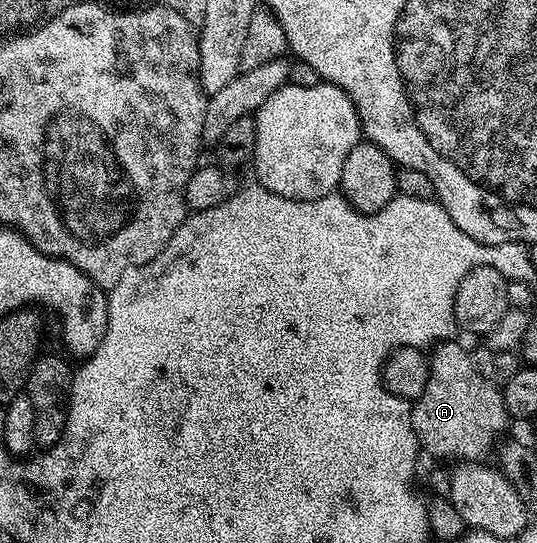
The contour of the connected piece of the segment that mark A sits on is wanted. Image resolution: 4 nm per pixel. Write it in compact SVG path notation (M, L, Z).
M455 339L445 340L431 349L426 390L422 390L422 394L412 404L412 425L421 449L425 453L429 452L430 455L437 456L440 459L437 461L480 462L487 457L484 455L492 447L492 451L497 447L498 441L505 435L504 427L510 424L510 417L504 405L503 391L486 378L482 378L472 352L456 343Z

